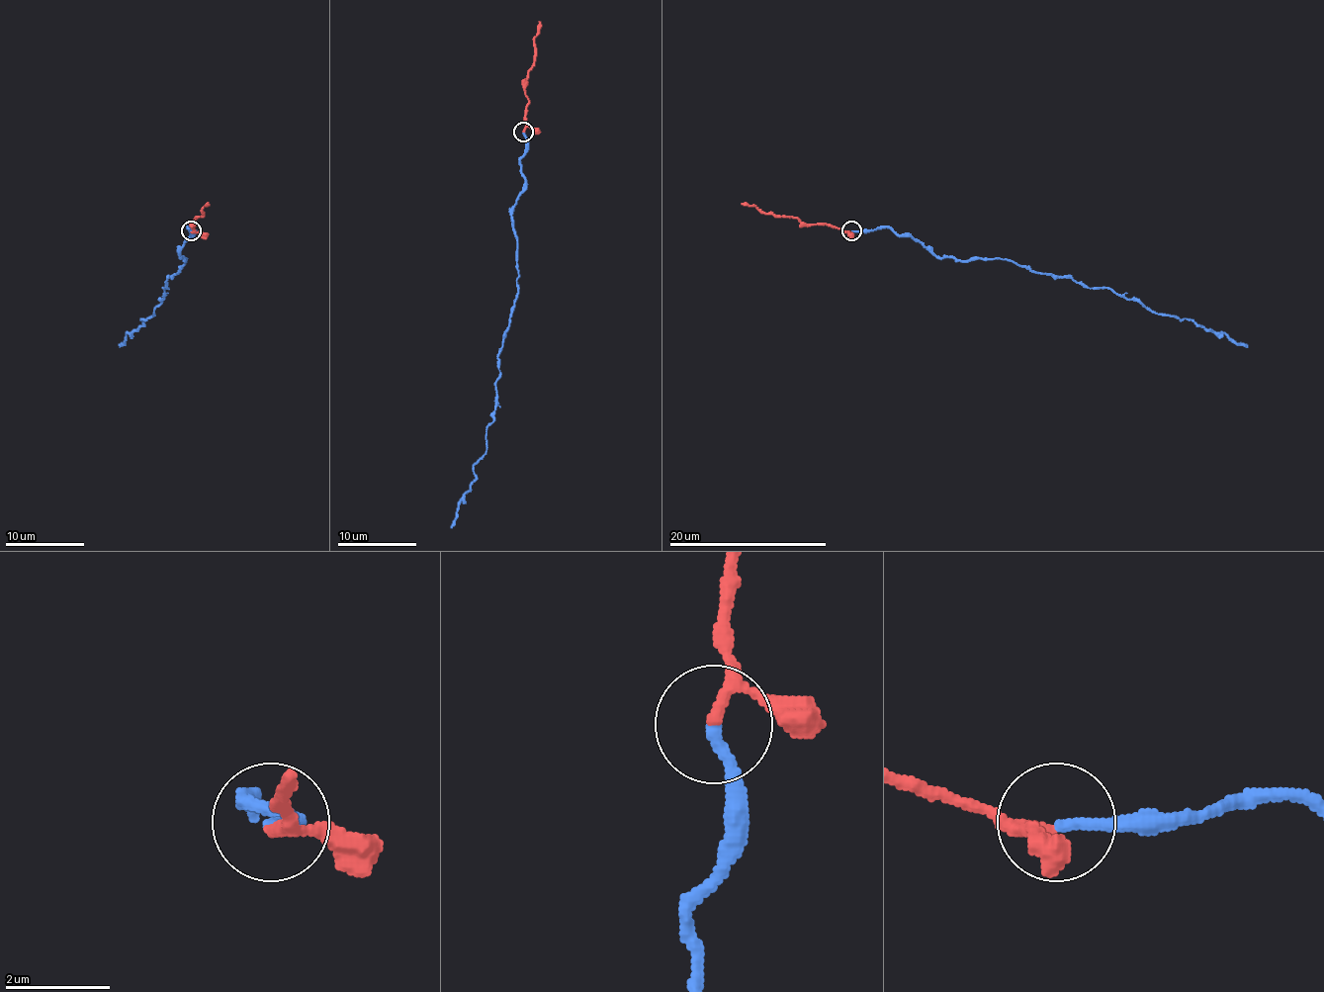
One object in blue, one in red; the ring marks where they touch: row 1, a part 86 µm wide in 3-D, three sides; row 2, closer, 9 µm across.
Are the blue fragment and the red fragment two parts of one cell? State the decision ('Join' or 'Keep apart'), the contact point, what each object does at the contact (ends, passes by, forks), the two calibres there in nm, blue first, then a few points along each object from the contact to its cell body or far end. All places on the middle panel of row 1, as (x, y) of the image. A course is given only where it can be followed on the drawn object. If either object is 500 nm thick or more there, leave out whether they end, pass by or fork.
Join. Place: (523, 132). At the ring blue ends. At the ring red passes by. Thickness 200 nm (blue) against 170 nm. Course of blue: (524, 133), (524, 191), (512, 221), (518, 296), (498, 355), (486, 453), (473, 467), (475, 477), (451, 528). Course of red: (524, 133), (528, 107), (524, 83), (534, 61), (534, 40), (540, 22)

